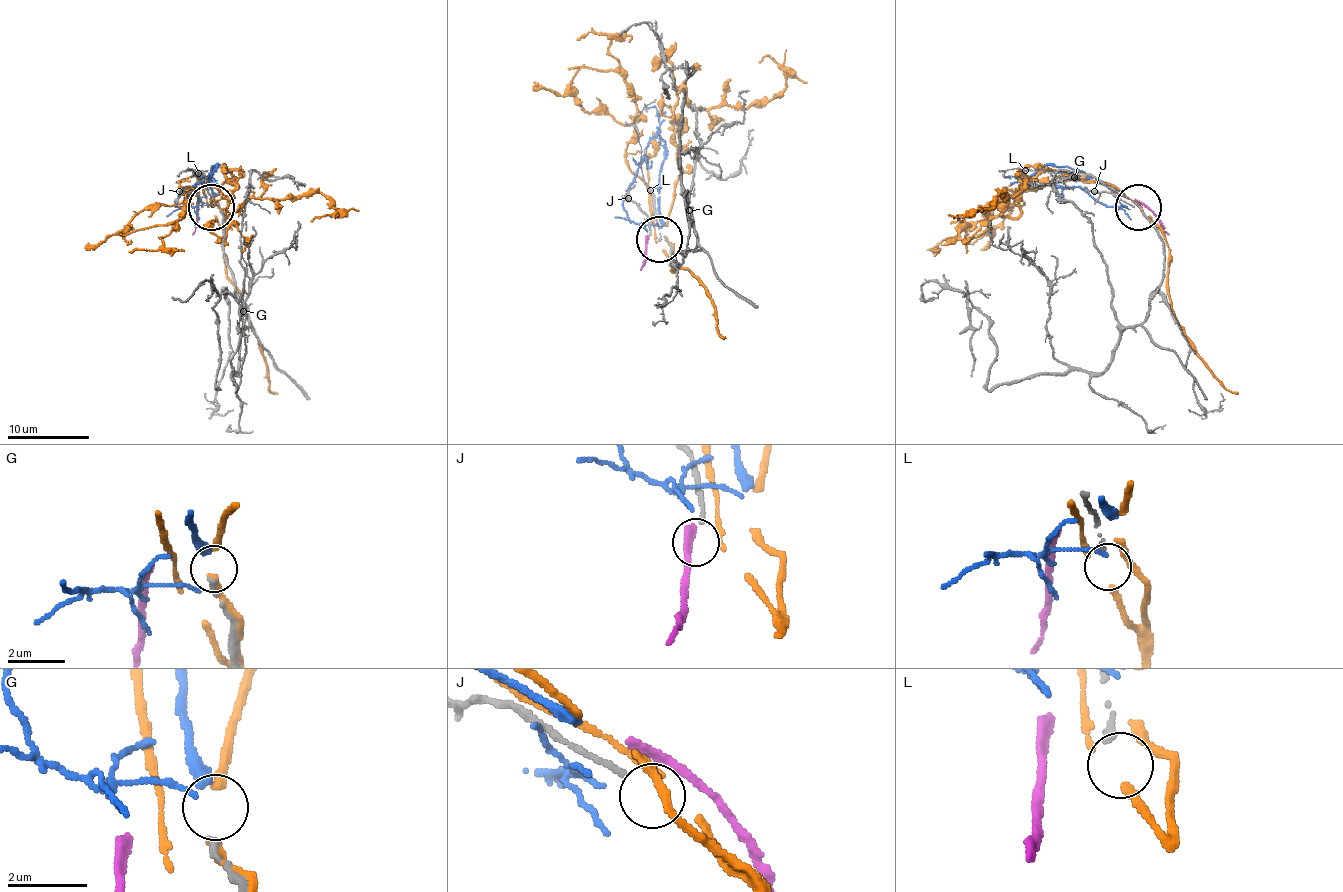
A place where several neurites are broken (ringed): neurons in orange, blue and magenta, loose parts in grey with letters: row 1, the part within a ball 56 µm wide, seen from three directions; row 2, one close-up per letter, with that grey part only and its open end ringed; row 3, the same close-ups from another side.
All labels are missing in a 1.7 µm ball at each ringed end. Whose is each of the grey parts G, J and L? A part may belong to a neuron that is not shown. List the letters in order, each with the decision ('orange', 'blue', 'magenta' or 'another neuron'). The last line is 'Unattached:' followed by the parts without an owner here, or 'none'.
G: blue
J: another neuron
L: another neuron
Unattached: J, L

